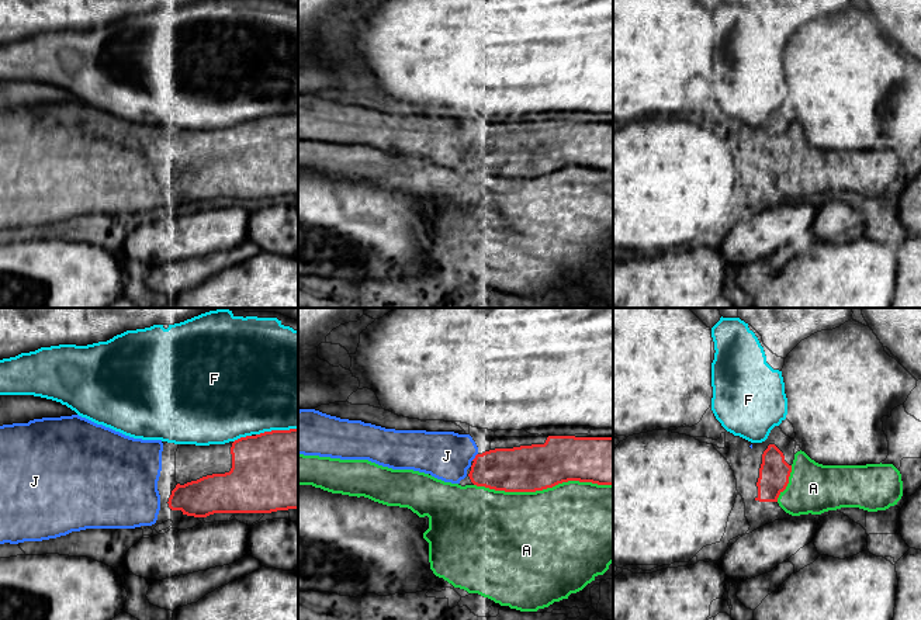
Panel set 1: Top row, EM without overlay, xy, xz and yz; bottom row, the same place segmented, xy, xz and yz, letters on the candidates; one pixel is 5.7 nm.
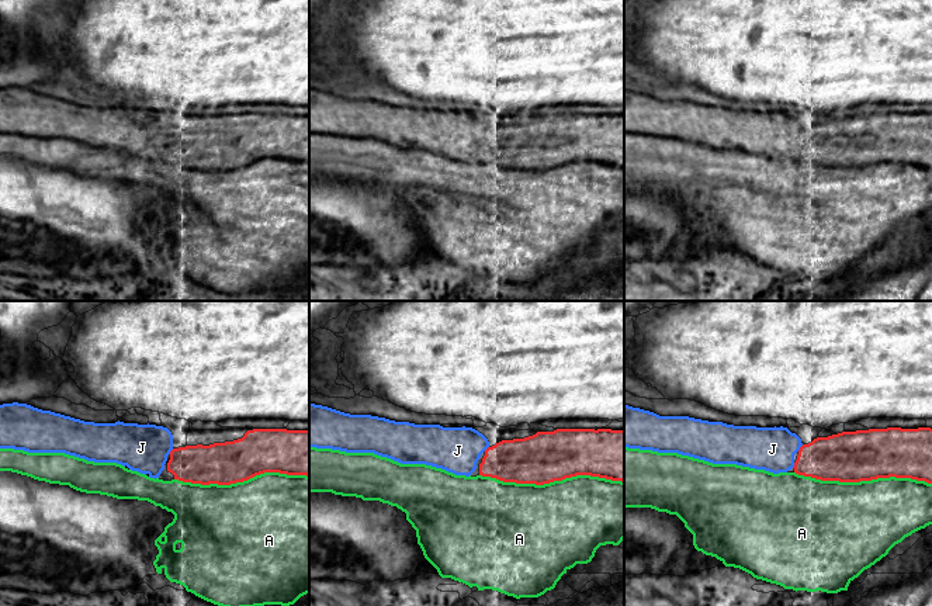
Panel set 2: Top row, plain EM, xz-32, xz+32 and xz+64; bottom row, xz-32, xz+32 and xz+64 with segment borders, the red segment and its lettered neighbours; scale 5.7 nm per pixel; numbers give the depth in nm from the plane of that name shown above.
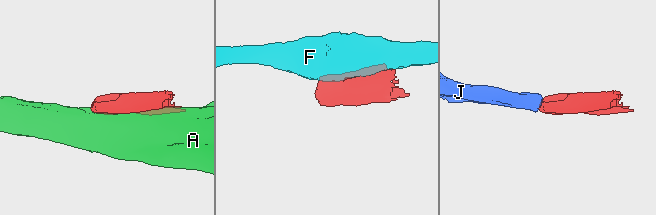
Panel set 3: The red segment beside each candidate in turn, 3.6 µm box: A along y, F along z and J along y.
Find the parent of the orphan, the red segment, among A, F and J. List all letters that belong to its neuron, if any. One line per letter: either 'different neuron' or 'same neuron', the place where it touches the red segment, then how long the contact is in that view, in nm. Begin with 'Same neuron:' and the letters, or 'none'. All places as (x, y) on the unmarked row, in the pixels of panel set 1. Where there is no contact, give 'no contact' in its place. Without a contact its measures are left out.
Same neuron: J
A: different neuron | xz (543, 173) | 800 nm
F: different neuron | xy (242, 123) | 110 nm
J: same neuron | xz (475, 142) | 60 nm

